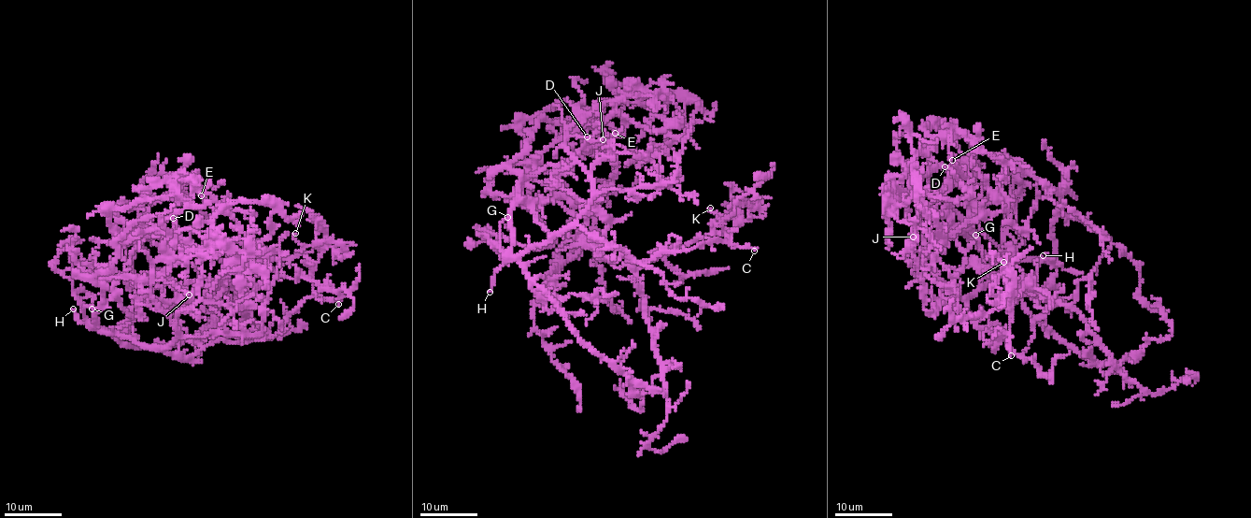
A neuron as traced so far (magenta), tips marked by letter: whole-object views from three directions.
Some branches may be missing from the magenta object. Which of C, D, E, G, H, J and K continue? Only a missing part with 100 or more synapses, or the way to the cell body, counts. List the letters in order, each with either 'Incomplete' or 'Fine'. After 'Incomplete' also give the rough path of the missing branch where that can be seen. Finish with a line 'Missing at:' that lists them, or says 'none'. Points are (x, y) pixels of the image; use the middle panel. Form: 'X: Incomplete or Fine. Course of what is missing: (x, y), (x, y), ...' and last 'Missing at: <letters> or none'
C: Fine
D: Fine
E: Fine
G: Fine
H: Incomplete. Course of what is missing: (490, 292), (488, 310), (500, 326), (514, 359), (556, 429), (563, 435), (582, 467), (601, 472), (614, 482)
J: Fine
K: Fine
Missing at: H

